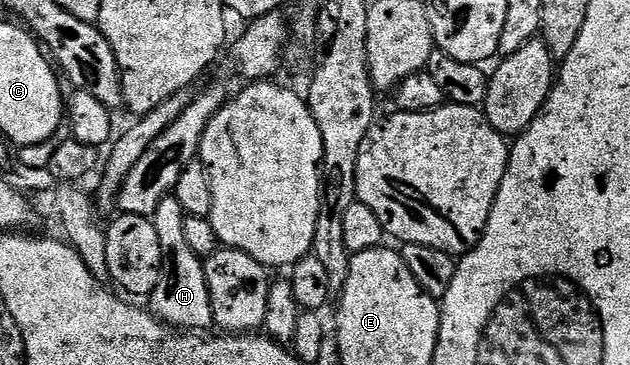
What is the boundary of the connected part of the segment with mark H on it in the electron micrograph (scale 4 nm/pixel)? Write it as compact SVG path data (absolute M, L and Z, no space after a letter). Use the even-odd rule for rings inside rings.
M172 195L160 199L160 207L156 207L152 220L160 239L162 274L160 283L156 283L156 291L149 295L148 308L165 325L181 327L186 331L202 331L205 325L214 325L214 312L203 258L198 257L192 247L188 247L184 235L185 218L186 212L184 207L180 207L180 199Z

